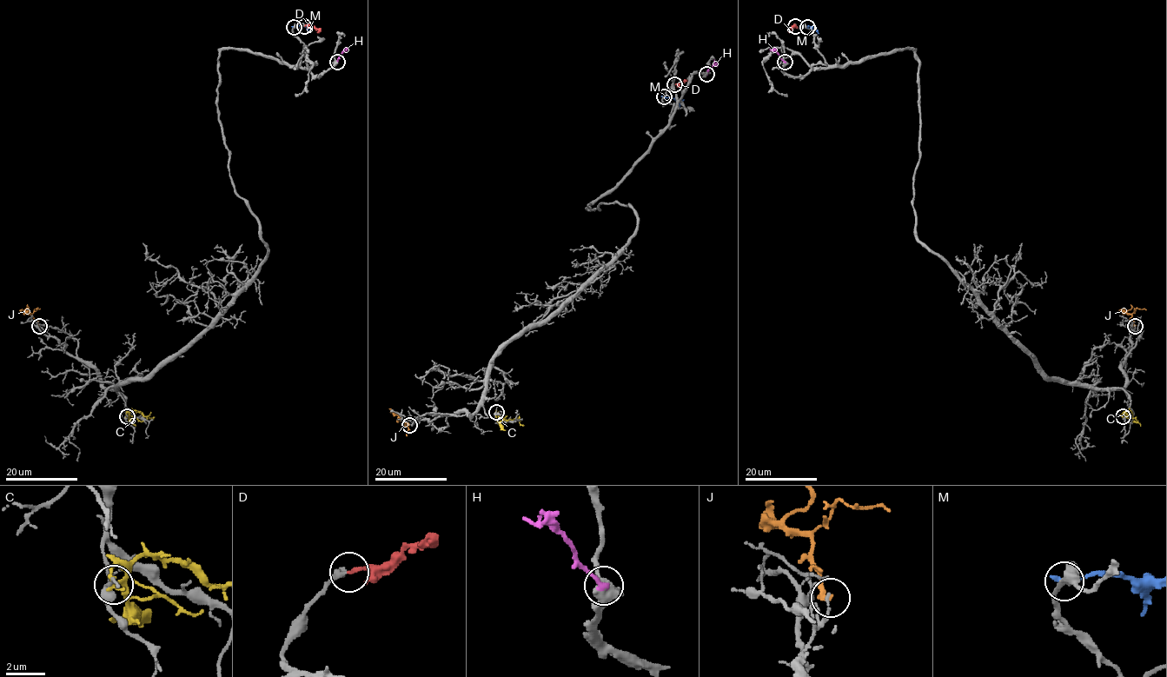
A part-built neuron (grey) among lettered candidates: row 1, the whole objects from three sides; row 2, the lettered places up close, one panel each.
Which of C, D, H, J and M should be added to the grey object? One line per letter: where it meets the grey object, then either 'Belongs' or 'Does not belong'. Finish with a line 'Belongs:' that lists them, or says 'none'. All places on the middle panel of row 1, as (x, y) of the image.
C: Touches grey at (496, 412). Does not belong
D: Touches grey at (674, 84). Belongs
H: Touches grey at (706, 74). Belongs
J: Touches grey at (409, 425). Does not belong
M: Touches grey at (664, 96). Does not belong
Belongs: D, H

